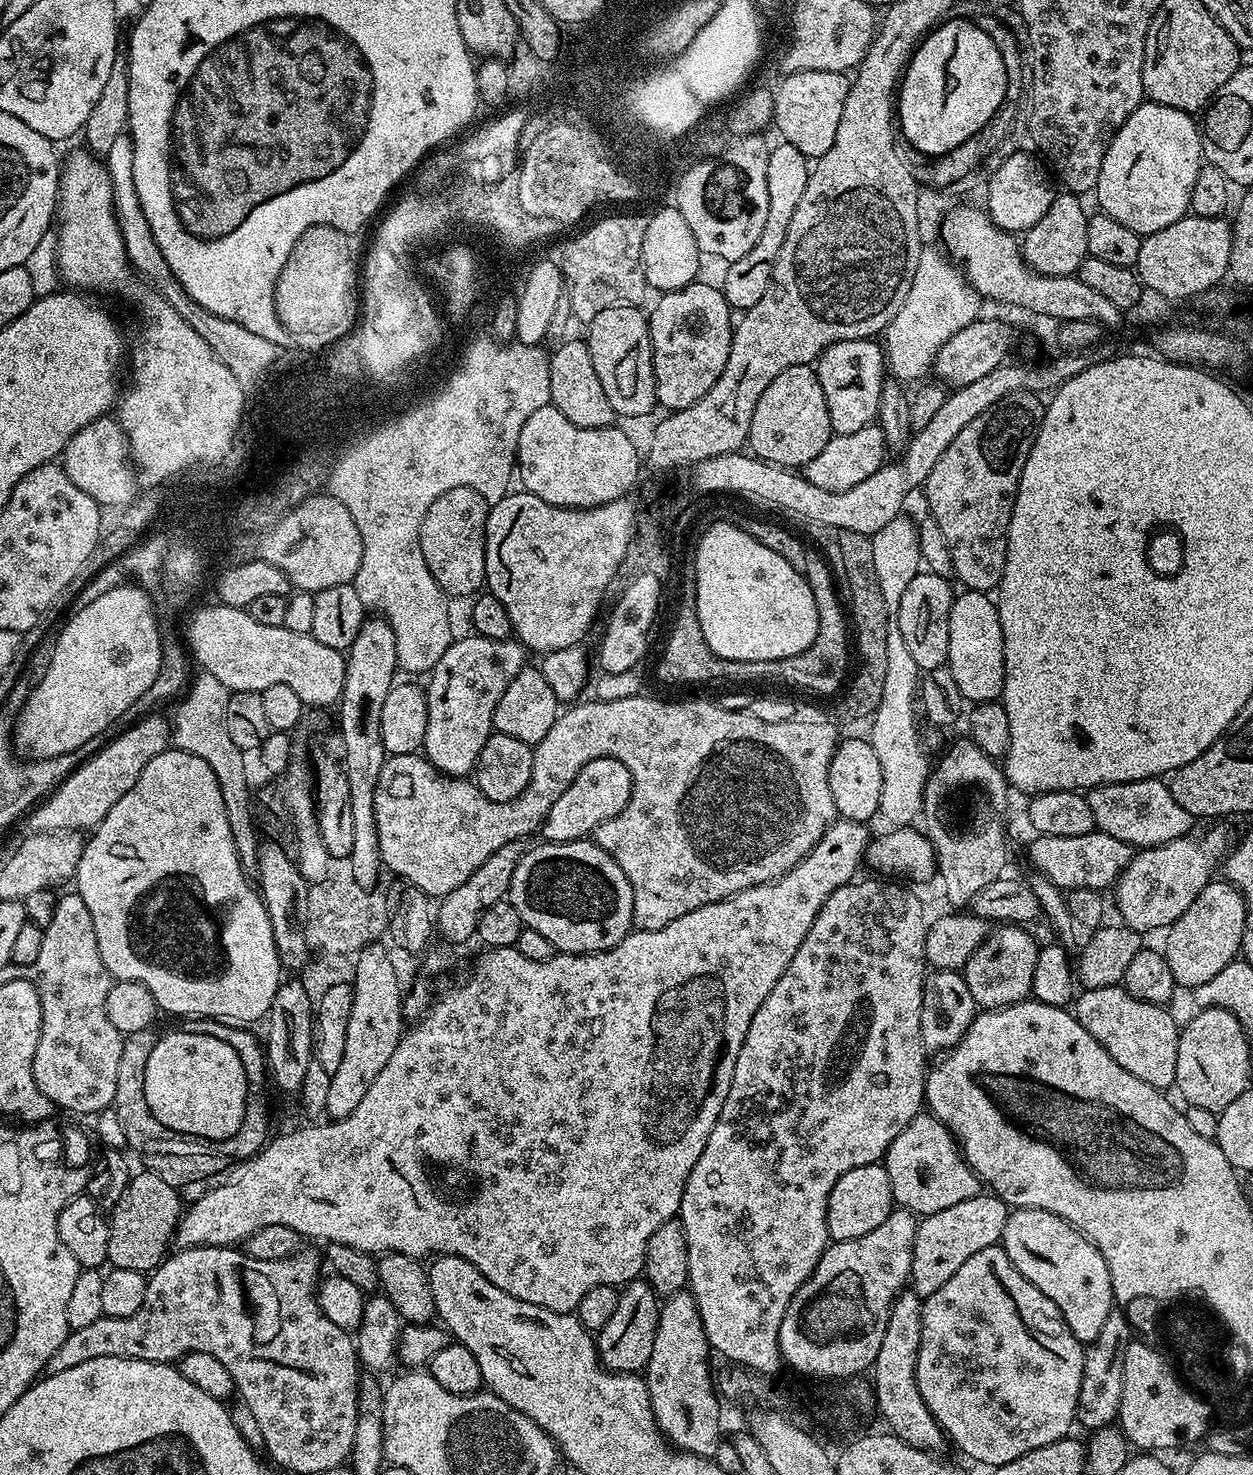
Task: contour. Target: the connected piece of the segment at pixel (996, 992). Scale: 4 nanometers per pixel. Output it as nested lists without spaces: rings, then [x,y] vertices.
[[[1000,926],[989,931],[982,946],[974,950],[970,962],[966,962],[962,970],[966,986],[970,986],[970,994],[974,994],[974,1002],[981,1009],[991,1010],[1029,999],[1037,951],[1032,933],[1027,927]]]

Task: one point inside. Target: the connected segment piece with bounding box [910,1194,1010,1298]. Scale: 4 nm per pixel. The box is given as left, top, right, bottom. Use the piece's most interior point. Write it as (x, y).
(943, 1242)

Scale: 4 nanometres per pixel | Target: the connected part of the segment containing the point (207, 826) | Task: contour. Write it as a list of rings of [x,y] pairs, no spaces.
[[[175,746],[158,754],[158,758],[150,758],[138,782],[134,782],[134,786],[130,786],[130,790],[126,790],[126,794],[122,794],[122,798],[118,798],[114,806],[110,806],[110,814],[102,818],[102,822],[96,825],[89,836],[92,837],[87,837],[76,867],[74,888],[82,902],[86,902],[86,910],[90,910],[90,922],[94,922],[94,934],[98,938],[98,954],[102,954],[102,962],[112,975],[113,981],[142,982],[142,986],[146,986],[146,990],[154,994],[157,1009],[161,1013],[169,1012],[172,1016],[207,1018],[231,1022],[236,1026],[252,1026],[256,1021],[263,1021],[271,1010],[275,992],[282,983],[280,959],[274,946],[274,932],[270,930],[270,914],[266,914],[264,900],[254,887],[253,881],[244,876],[242,866],[239,865],[218,777],[207,762],[202,758],[194,758],[194,754],[186,754]]]

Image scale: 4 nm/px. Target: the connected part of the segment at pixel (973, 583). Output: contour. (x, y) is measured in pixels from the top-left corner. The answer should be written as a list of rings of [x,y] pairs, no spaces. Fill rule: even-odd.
[[[1035,392],[1006,394],[963,427],[938,462],[934,463],[928,480],[923,484],[922,493],[928,499],[927,515],[933,516],[938,522],[938,530],[942,530],[942,538],[946,538],[946,546],[950,550],[955,579],[960,579],[965,589],[985,594],[999,589],[1000,579],[1006,570],[1008,527],[1020,475],[1042,426],[1045,407],[1045,401]]]

